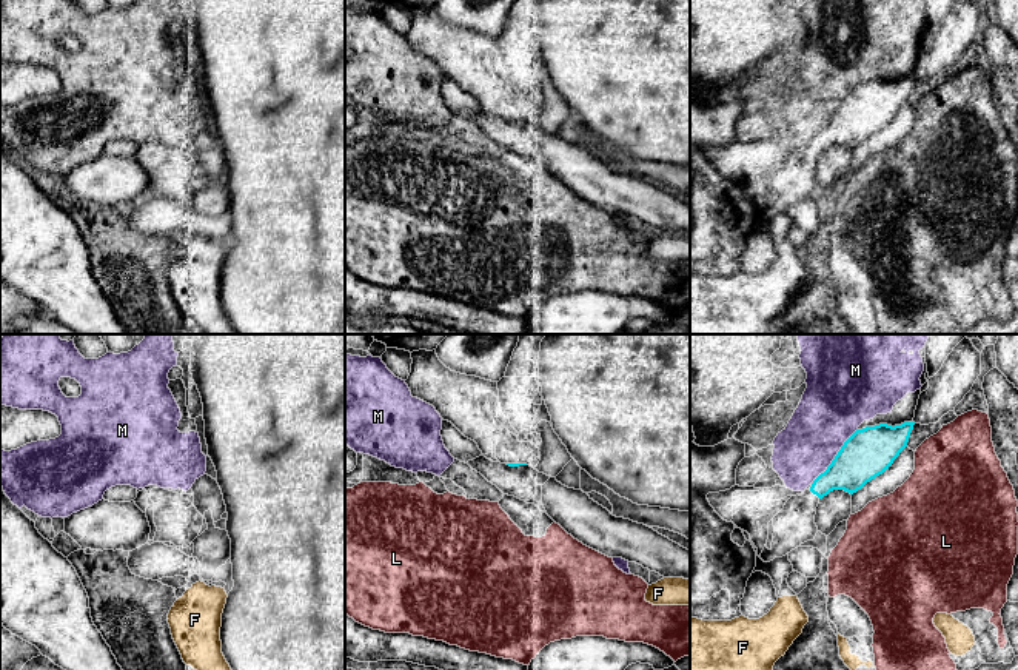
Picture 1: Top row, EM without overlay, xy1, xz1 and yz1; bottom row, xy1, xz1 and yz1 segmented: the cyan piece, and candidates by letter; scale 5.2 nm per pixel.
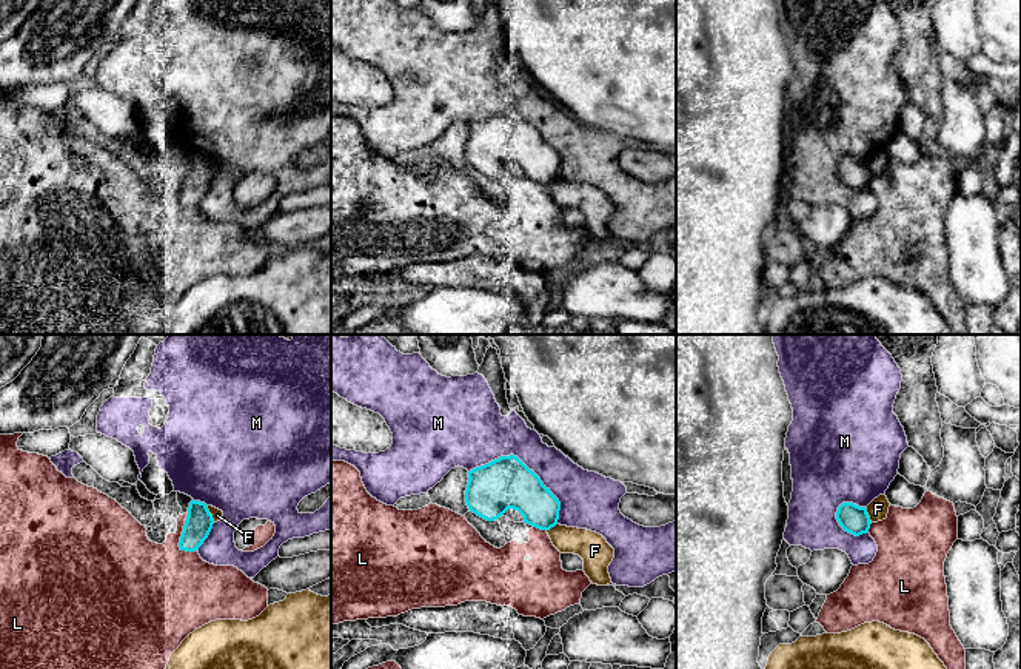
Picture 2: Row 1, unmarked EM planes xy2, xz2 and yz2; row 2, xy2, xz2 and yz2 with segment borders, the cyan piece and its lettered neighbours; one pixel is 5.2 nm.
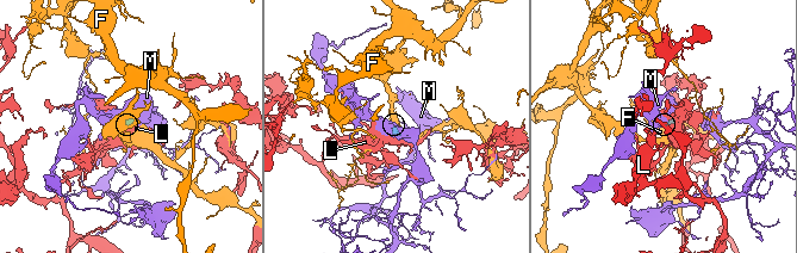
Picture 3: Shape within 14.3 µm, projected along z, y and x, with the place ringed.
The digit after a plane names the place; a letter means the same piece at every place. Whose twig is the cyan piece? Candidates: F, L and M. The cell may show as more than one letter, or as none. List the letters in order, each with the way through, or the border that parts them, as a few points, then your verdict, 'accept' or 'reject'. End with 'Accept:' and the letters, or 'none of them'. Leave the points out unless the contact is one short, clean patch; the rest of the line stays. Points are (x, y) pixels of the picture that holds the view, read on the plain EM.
F: border along xy2 (205, 161), (214, 176); reject
L: reject
M: reject
Accept: none of them

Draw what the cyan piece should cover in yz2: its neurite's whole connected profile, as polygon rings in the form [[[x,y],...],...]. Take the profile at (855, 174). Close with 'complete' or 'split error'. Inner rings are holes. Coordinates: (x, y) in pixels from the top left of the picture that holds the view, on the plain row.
[[[842,157],[838,162],[836,174],[845,187],[855,191],[867,188],[872,179],[867,163],[853,157]]]; complete

